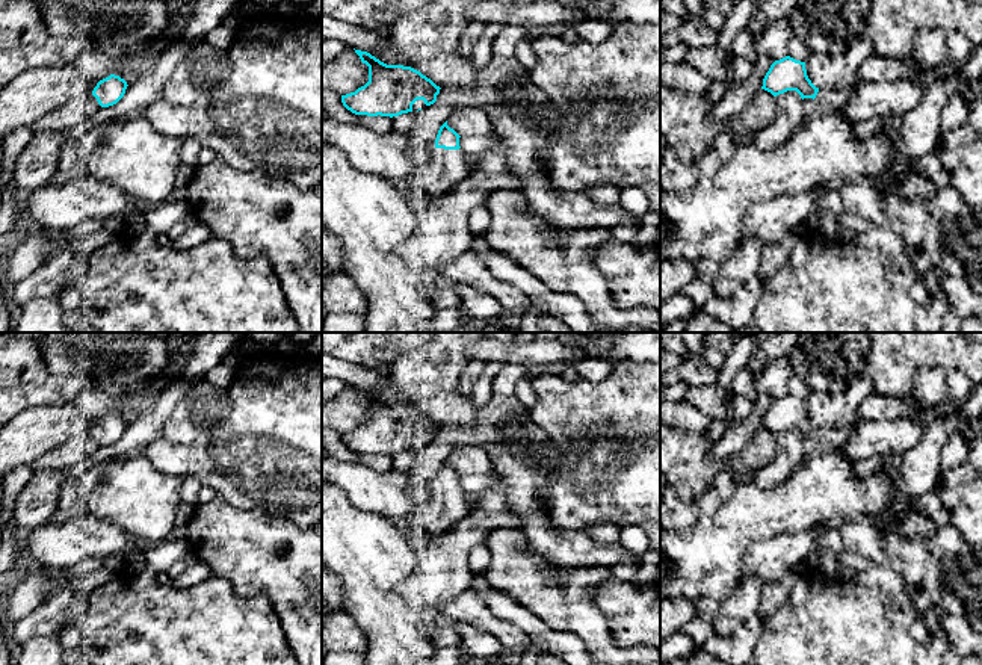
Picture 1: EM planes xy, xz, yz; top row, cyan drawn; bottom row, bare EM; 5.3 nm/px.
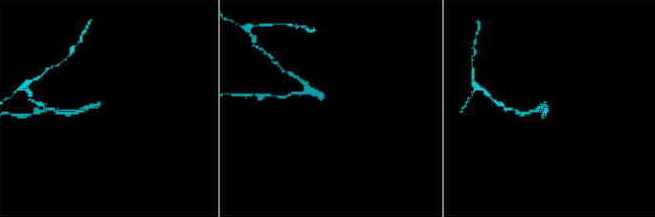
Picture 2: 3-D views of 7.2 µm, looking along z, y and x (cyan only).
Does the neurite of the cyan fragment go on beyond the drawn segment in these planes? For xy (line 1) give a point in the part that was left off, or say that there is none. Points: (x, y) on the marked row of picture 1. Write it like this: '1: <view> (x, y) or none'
1: none

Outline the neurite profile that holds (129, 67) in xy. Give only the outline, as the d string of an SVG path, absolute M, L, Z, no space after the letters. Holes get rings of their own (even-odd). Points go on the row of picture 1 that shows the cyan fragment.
M156 42L142 48L134 48L121 57L107 59L91 47L85 48L74 60L60 66L41 66L18 74L0 91L0 142L20 127L32 125L41 116L60 107L63 103L92 94L97 83L110 74L119 76L130 85L145 70L156 54Z

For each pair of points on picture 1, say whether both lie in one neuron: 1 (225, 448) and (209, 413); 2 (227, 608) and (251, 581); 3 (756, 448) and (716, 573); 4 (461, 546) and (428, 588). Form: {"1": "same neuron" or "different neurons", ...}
{"1": "different neurons", "2": "different neurons", "3": "different neurons", "4": "same neuron"}

